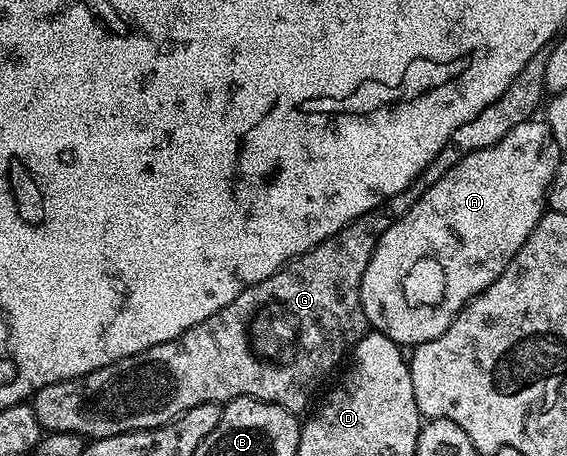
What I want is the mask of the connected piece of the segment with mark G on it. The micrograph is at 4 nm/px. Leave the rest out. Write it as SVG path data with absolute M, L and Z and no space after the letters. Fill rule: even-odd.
M548 48L531 55L531 59L527 59L527 67L515 75L511 87L507 87L507 91L503 91L495 103L483 107L483 111L479 111L471 123L463 123L459 134L461 149L457 143L444 145L435 160L427 163L425 170L406 189L387 197L384 205L376 205L370 213L364 213L346 229L339 230L300 257L290 259L267 279L247 287L247 291L235 295L227 307L215 311L215 315L203 319L203 323L191 327L167 343L159 343L139 355L125 357L85 377L73 377L69 381L51 383L36 390L31 404L42 430L50 433L78 433L86 439L110 437L140 429L157 429L160 425L168 425L176 417L182 417L191 407L234 401L237 397L273 401L287 411L304 414L310 408L309 400L328 379L329 372L344 357L346 360L347 354L367 332L365 312L361 306L361 280L383 231L398 221L429 190L429 186L439 183L439 179L443 179L443 175L447 175L447 171L451 171L451 167L461 161L463 154L489 149L499 143L507 131L515 131L519 123L530 120L536 114L533 112L542 108L546 96L545 64L548 58Z

